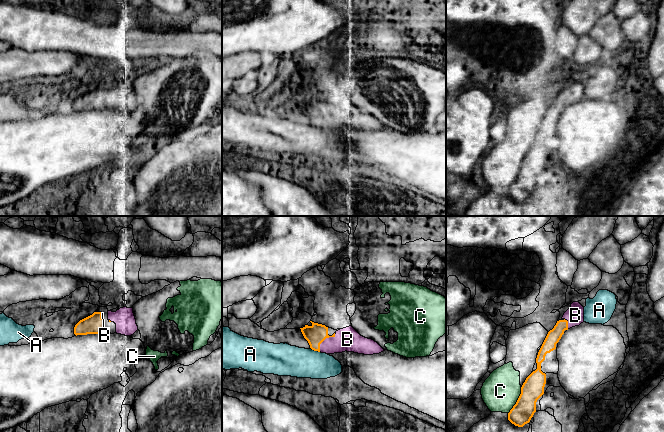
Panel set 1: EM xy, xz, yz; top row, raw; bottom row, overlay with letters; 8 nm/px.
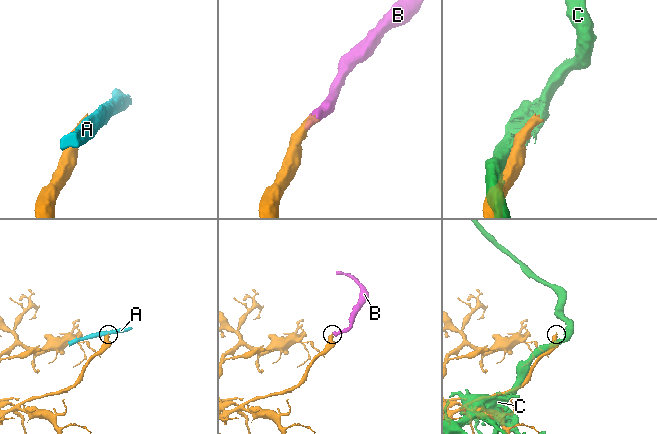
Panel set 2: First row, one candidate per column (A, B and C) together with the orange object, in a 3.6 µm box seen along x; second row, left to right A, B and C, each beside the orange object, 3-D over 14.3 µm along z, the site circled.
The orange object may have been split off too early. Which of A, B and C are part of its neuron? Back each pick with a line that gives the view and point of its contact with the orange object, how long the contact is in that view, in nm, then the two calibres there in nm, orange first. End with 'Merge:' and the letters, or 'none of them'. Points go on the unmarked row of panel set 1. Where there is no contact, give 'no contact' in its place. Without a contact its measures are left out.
B: meets orange in xz at (324, 115); contact 190 nm long; 160 nm thick on the orange side, 190 nm on the other
Merge: B

